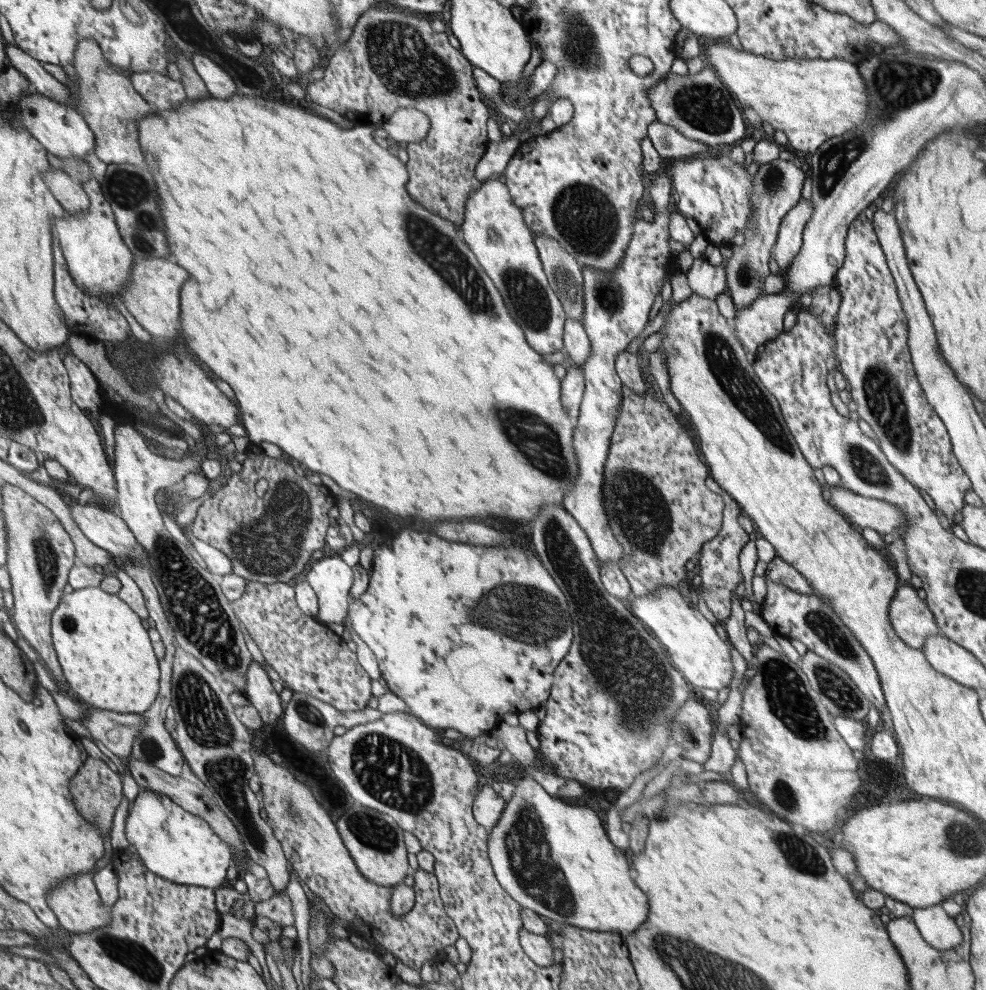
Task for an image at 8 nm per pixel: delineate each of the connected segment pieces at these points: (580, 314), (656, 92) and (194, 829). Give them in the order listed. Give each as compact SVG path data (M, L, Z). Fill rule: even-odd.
M536 235L534 238L548 282L558 296L568 319L583 320L585 315L585 292L583 274L576 258L554 238Z
M710 66L694 75L678 75L669 73L660 78L647 90L650 103L658 120L665 125L674 127L680 134L689 139L716 144L739 144L746 138L746 123L743 109L729 95L729 90L720 77Z
M148 789L139 790L137 798L134 800L133 806L130 805L128 808L128 816L126 819L126 839L130 846L134 846L136 851L138 852L138 858L143 861L145 865L153 873L156 873L158 876L164 877L166 880L175 881L176 884L185 884L185 885L194 885L197 887L204 888L218 888L219 886L223 886L224 880L226 880L226 872L228 872L228 866L232 864L232 848L226 844L226 842L222 842L219 836L215 833L215 830L212 830L212 827L208 825L208 822L204 820L204 818L198 818L198 816L194 816L194 814L190 814L176 805L168 796L162 793L156 793L154 791L150 791Z

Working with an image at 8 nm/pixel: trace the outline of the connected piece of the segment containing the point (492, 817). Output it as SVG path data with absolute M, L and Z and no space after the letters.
M490 783L480 789L479 795L476 796L474 803L475 820L483 825L484 828L494 829L499 824L500 817L503 816L504 808L507 802L501 798L491 788Z

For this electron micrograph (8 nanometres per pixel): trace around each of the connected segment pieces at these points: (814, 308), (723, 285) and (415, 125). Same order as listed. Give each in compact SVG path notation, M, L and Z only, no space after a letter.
M836 284L819 286L809 292L812 297L812 305L806 308L812 316L820 318L820 324L824 326L826 332L833 334L831 330L835 327L836 316L842 302L842 295L837 289Z
M702 258L694 259L686 273L693 293L708 300L716 300L727 290L727 274L724 265L714 266Z
M399 108L379 124L388 134L388 139L398 142L418 143L426 138L431 122L415 108Z

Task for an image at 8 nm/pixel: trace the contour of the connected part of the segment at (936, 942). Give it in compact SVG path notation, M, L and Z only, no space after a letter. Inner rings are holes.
M941 904L913 908L912 918L921 937L933 948L948 950L960 944L963 934Z

